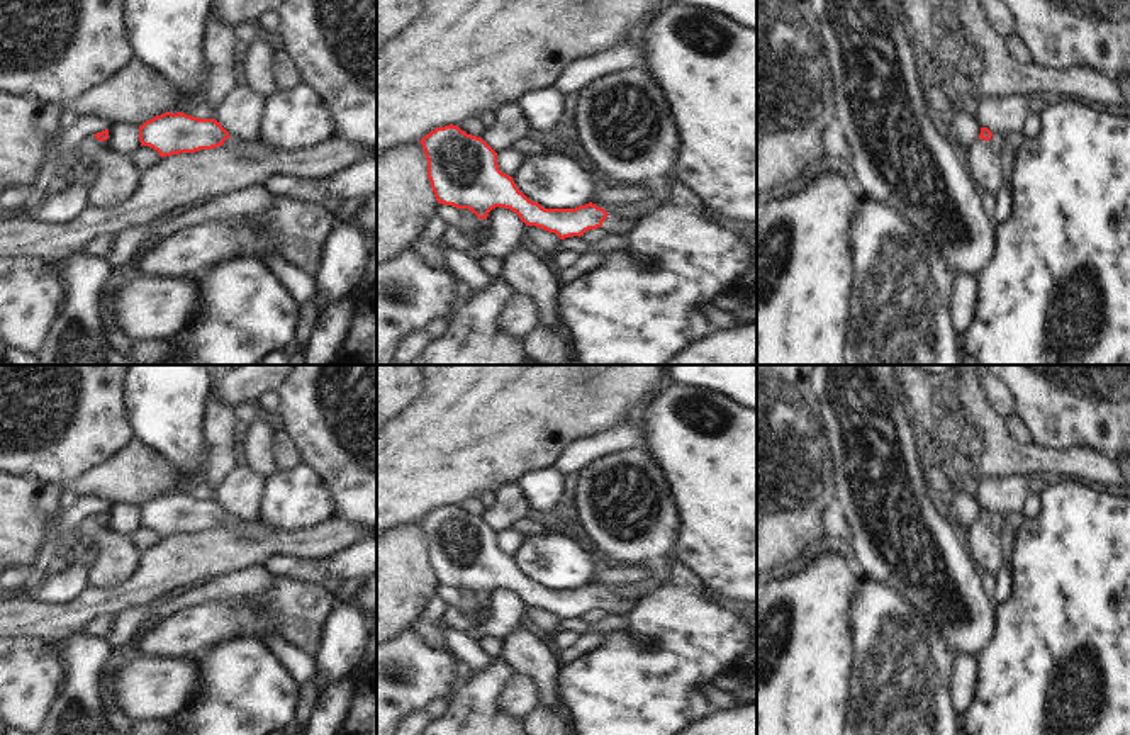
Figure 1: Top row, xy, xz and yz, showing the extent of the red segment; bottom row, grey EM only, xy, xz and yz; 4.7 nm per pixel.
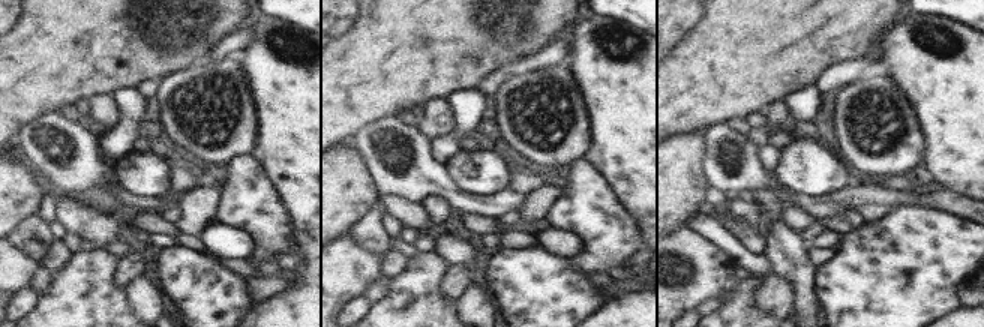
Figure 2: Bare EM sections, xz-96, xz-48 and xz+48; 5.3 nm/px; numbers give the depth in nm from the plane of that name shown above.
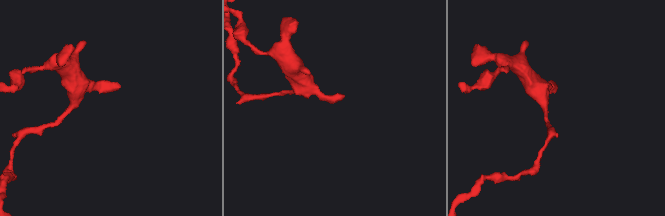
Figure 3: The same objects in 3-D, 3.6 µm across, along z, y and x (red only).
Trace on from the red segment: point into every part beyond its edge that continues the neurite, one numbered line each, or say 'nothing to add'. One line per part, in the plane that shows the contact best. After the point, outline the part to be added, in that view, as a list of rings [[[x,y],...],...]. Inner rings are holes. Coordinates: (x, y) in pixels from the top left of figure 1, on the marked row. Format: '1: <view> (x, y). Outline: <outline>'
1: xz (611, 224). Outline: [[[607,216],[602,222],[602,229],[607,234],[618,234],[618,236],[626,236],[635,226],[635,221],[624,221],[614,216]]]

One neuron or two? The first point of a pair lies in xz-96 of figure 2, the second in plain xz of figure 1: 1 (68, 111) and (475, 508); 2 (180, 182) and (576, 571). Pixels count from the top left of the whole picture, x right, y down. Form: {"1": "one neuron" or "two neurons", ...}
{"1": "one neuron", "2": "two neurons"}

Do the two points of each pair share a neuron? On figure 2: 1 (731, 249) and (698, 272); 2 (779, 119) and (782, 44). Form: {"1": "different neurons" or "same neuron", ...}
{"1": "different neurons", "2": "different neurons"}

